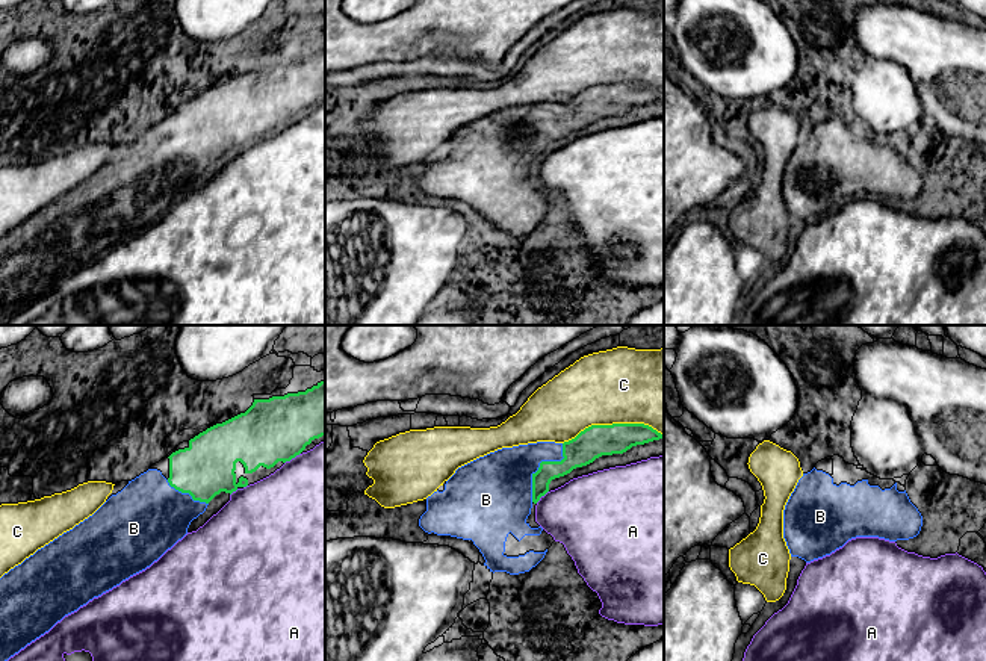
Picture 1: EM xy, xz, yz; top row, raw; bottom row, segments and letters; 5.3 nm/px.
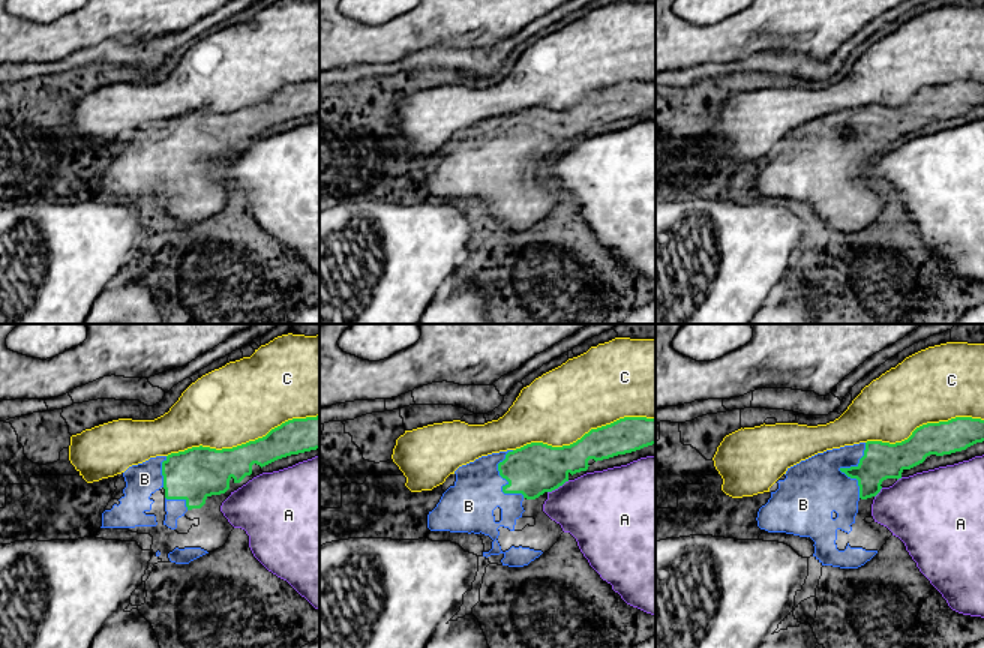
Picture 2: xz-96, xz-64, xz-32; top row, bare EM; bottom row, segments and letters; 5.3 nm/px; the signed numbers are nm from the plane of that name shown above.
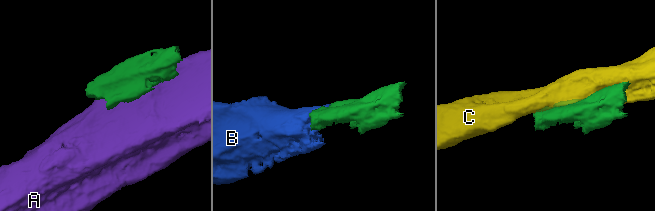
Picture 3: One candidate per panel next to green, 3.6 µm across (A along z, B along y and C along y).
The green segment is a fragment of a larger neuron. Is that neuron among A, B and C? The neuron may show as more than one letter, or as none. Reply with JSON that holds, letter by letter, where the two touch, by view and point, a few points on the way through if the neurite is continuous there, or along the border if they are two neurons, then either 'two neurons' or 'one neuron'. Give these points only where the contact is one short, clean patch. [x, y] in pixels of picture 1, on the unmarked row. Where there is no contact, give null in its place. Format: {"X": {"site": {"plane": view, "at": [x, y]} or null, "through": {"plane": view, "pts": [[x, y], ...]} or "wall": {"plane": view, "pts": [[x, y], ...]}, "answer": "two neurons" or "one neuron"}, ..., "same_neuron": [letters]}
{"A": {"site": {"plane": "xy", "at": [292, 118]}, "answer": "two neurons"}, "B": {"site": {"plane": "xz", "at": [540, 126]}, "answer": "one neuron"}, "C": {"site": {"plane": "xz", "at": [613, 85]}, "answer": "two neurons"}, "same_neuron": ["B"]}

